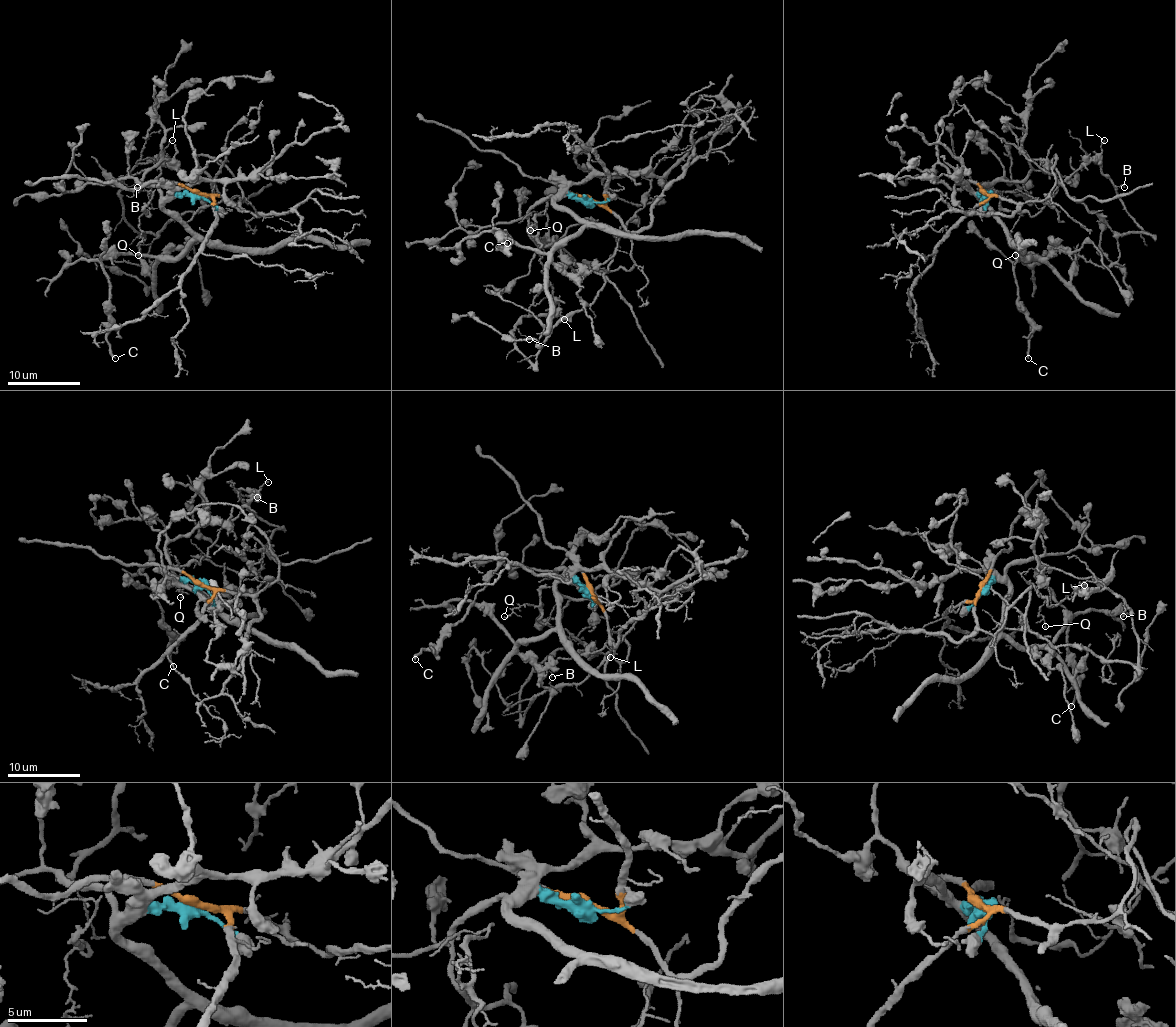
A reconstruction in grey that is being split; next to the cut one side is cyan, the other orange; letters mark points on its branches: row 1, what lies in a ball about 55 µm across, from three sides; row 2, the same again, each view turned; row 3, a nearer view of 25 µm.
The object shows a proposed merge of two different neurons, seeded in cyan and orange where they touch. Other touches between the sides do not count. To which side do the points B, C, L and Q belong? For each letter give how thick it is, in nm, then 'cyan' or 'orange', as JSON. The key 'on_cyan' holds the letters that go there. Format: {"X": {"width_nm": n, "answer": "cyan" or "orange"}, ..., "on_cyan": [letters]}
{"B": {"width_nm": 110, "answer": "cyan"}, "C": {"width_nm": 220, "answer": "cyan"}, "L": {"width_nm": 110, "answer": "cyan"}, "Q": {"width_nm": 130, "answer": "cyan"}, "on_cyan": ["B", "C", "L", "Q"]}

